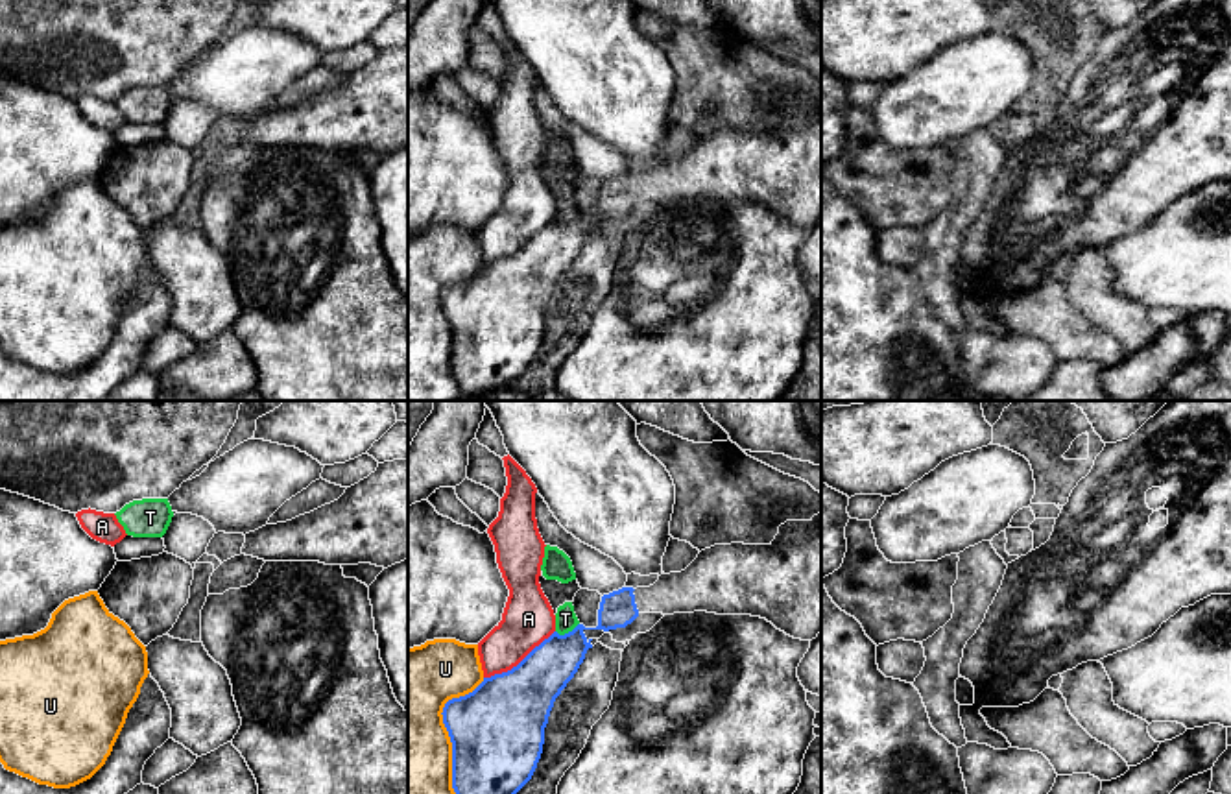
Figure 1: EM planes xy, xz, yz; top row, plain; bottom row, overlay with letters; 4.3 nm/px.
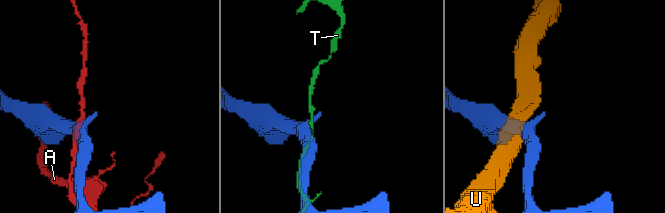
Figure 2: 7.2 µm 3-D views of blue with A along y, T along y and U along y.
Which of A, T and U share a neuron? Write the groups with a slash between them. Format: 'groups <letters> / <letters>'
groups A / T / U

